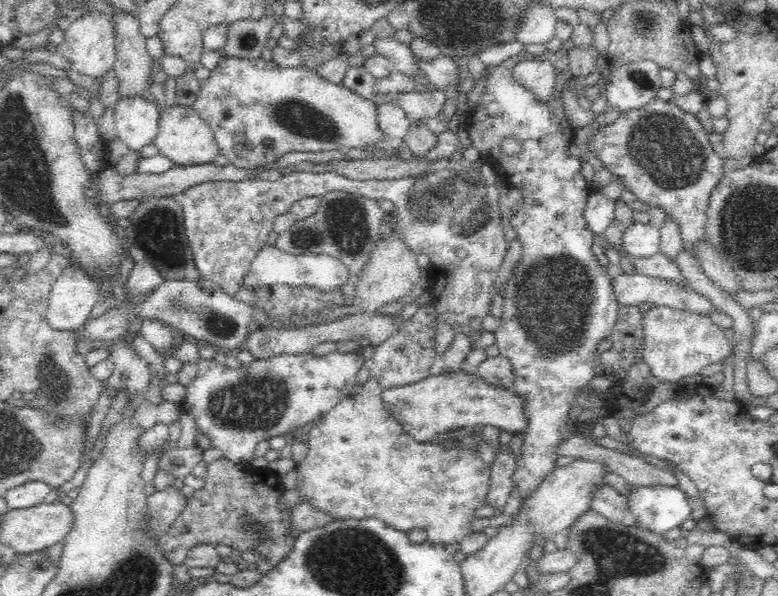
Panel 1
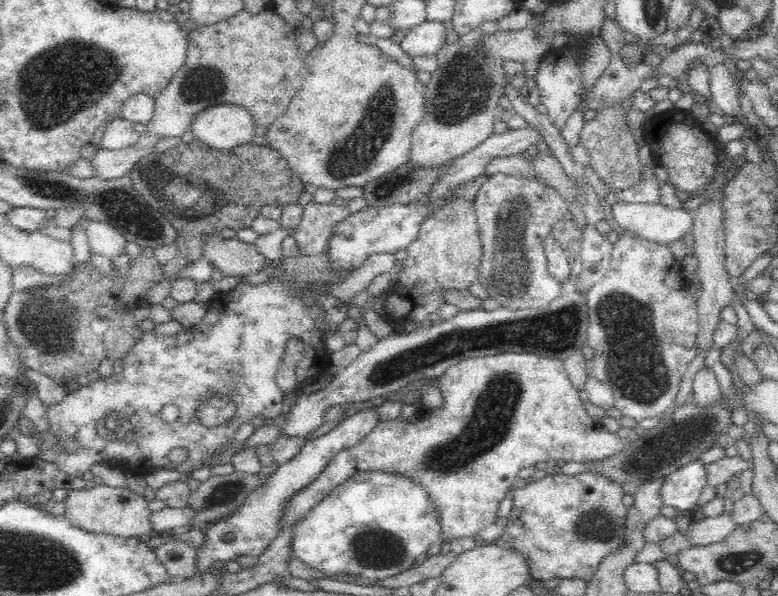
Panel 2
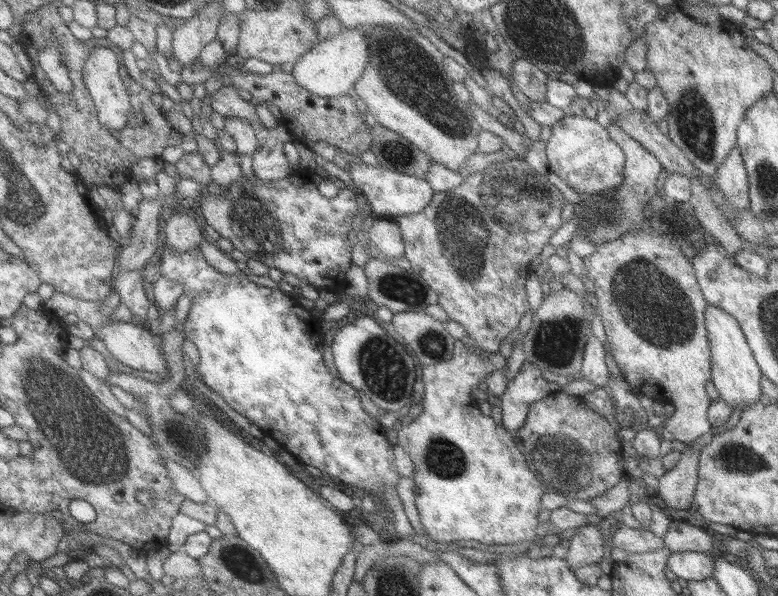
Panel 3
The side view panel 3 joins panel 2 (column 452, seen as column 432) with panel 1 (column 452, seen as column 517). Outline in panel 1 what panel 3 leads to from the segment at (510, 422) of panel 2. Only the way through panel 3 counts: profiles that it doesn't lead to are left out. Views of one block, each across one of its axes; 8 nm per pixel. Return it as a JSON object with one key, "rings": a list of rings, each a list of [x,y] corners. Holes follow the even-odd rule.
{"rings":[[[369,379],[359,395],[344,398],[302,436],[308,451],[306,458],[295,467],[298,488],[306,500],[312,500],[311,506],[334,518],[377,518],[405,533],[422,528],[427,532],[428,541],[452,548],[469,536],[472,512],[484,506],[484,497],[492,487],[491,470],[484,470],[482,460],[476,458],[476,450],[472,448],[418,444],[384,408],[383,392],[378,382]]]}

